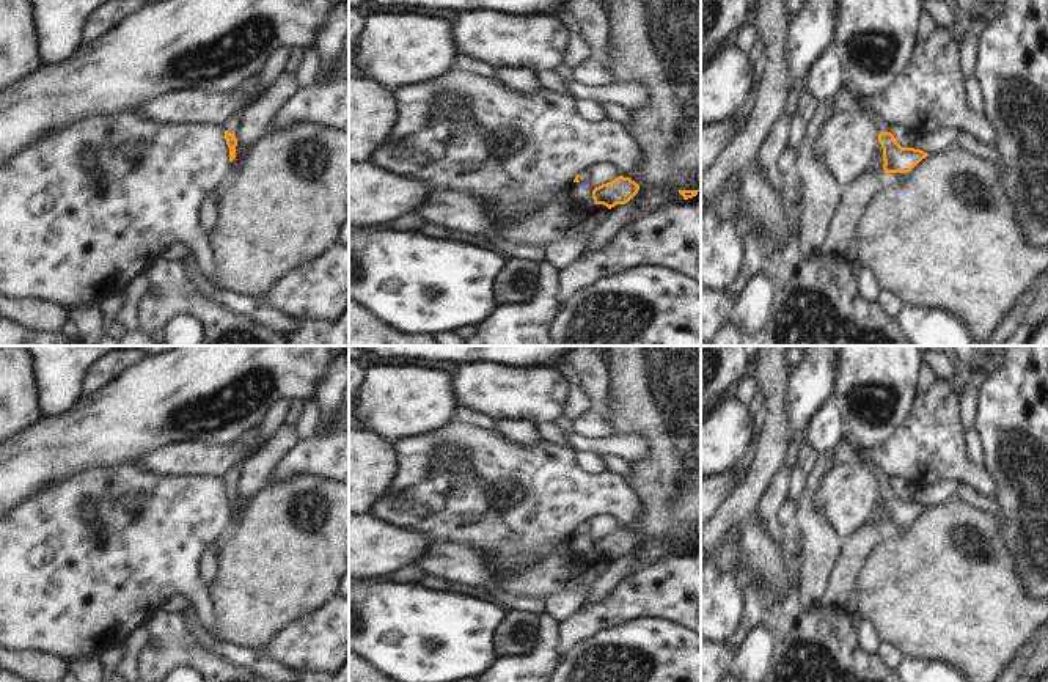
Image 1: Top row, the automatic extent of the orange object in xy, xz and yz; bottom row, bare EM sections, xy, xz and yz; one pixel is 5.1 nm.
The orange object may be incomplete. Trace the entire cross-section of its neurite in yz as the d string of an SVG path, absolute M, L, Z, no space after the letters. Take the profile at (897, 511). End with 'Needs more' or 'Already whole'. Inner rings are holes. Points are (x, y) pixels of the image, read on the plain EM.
M850 440L837 446L836 457L839 462L866 464L880 481L878 493L883 500L885 525L910 525L929 506L914 500L902 500L889 484L889 476L872 460L866 460L863 451L864 446L859 442Z. Needs more.

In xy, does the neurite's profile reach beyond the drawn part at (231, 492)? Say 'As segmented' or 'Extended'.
Extended.

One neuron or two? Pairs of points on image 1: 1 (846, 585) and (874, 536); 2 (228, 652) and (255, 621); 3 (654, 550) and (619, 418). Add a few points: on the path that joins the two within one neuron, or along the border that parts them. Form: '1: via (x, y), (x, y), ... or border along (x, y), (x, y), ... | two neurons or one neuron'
1: via (846, 572), (850, 558), (861, 547) | one neuron
2: border along (225, 638), (260, 648) | two neurons
3: via (659, 514), (659, 442), (655, 439) | one neuron

